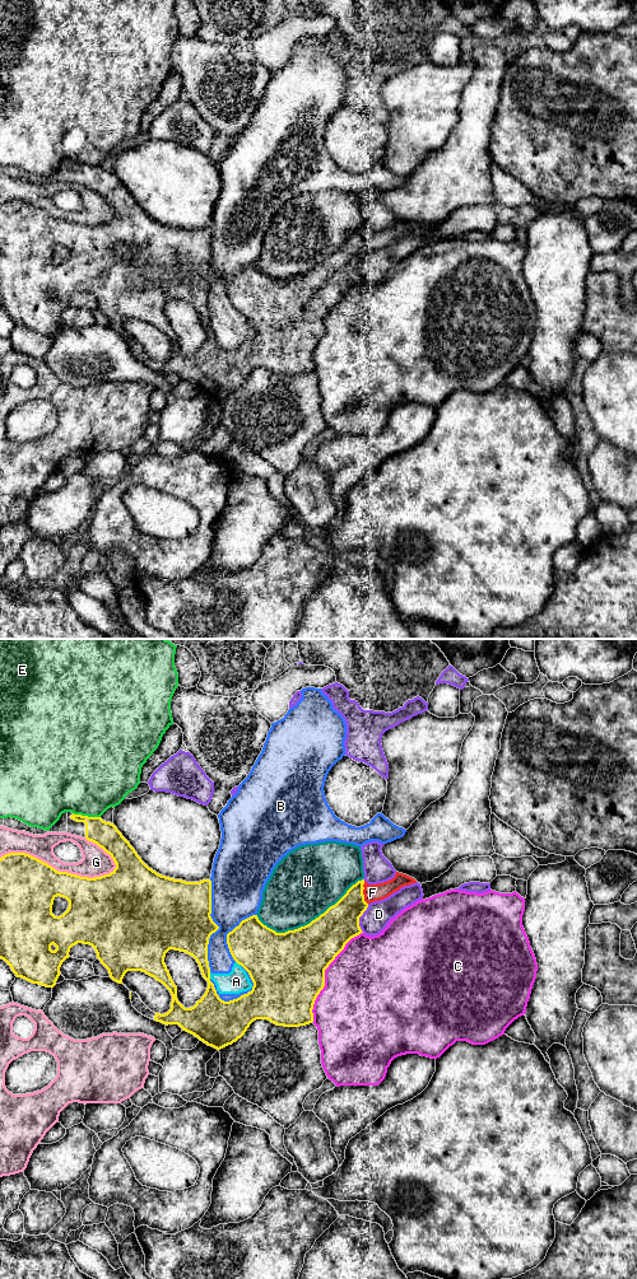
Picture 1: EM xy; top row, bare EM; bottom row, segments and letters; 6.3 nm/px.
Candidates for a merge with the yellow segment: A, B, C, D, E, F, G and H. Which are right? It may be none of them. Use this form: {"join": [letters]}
{"join": ["F"]}

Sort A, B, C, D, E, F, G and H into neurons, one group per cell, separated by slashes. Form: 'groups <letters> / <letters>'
groups A B / C / D / E / F / G / H

